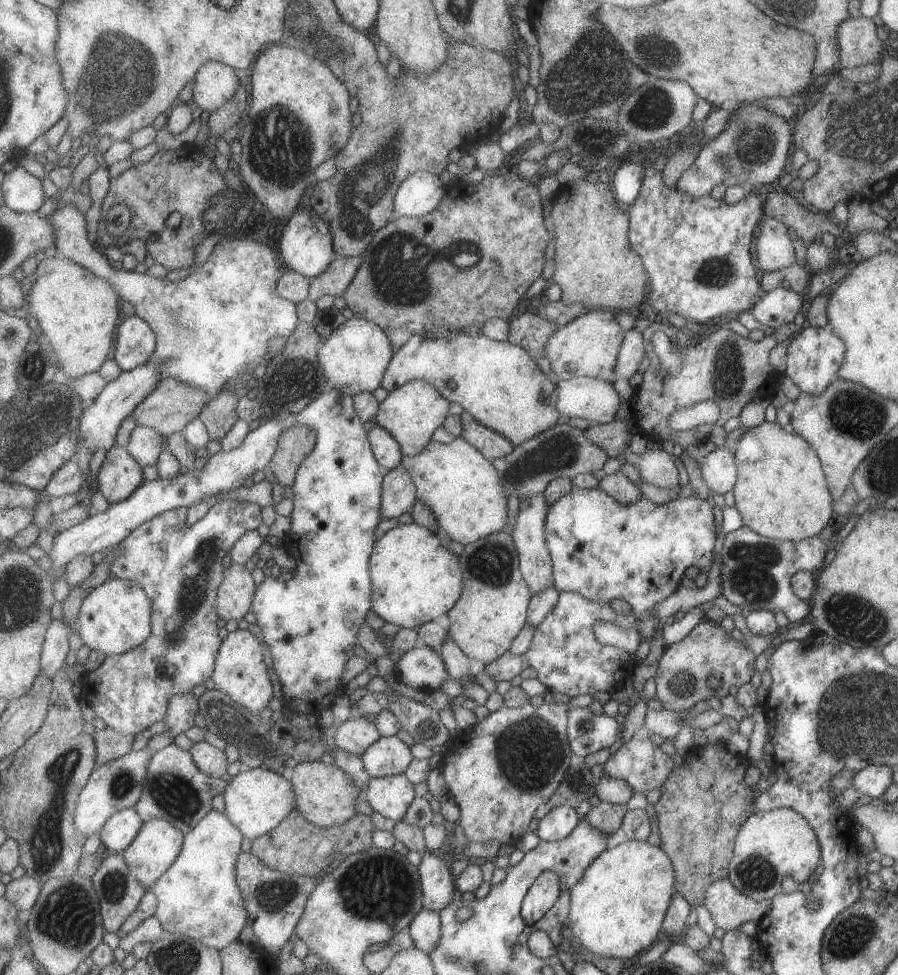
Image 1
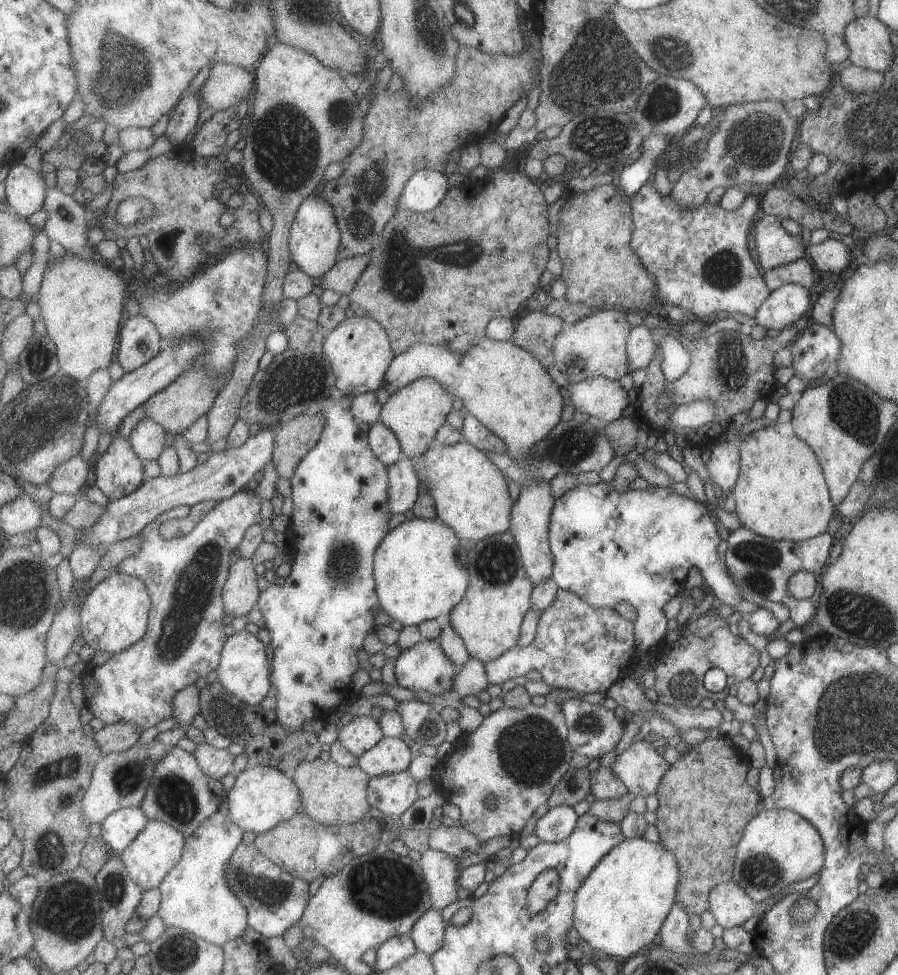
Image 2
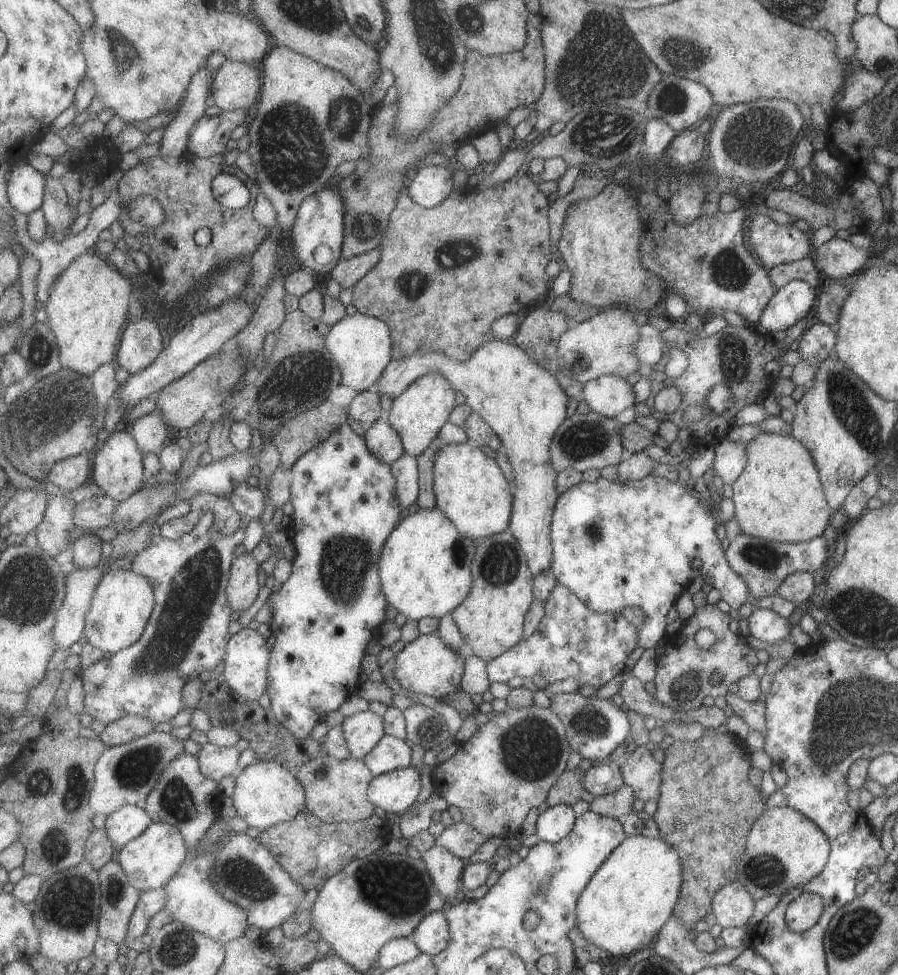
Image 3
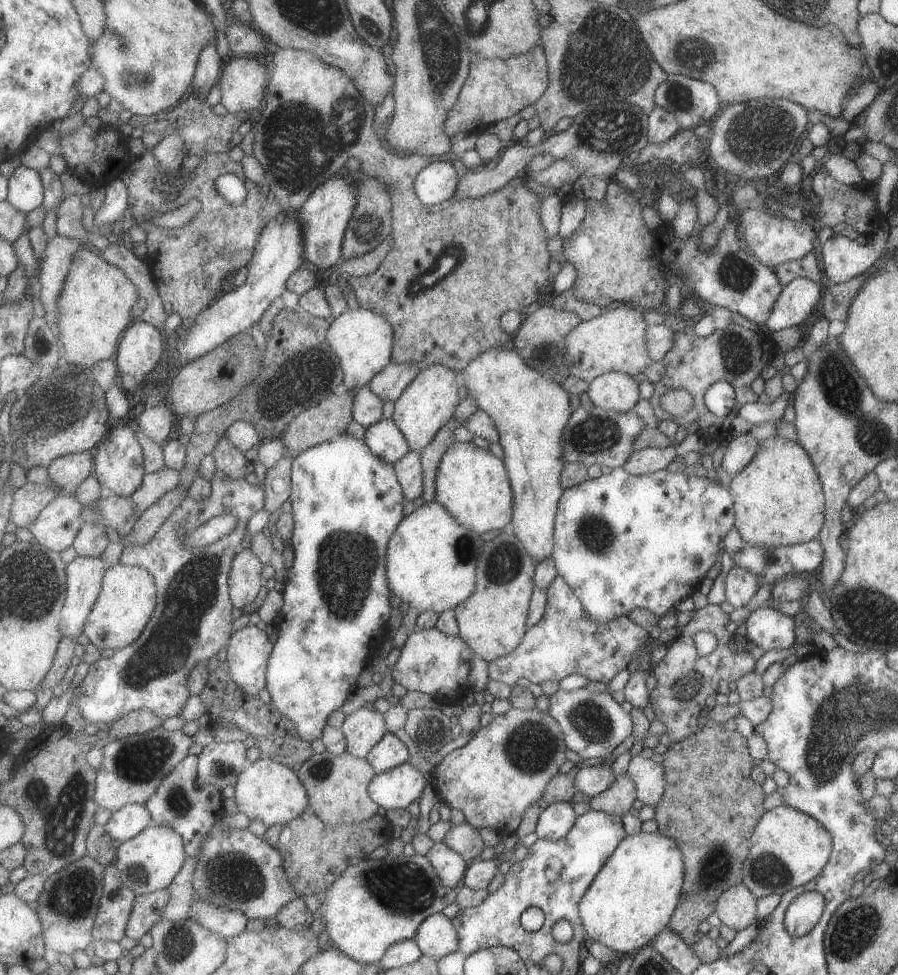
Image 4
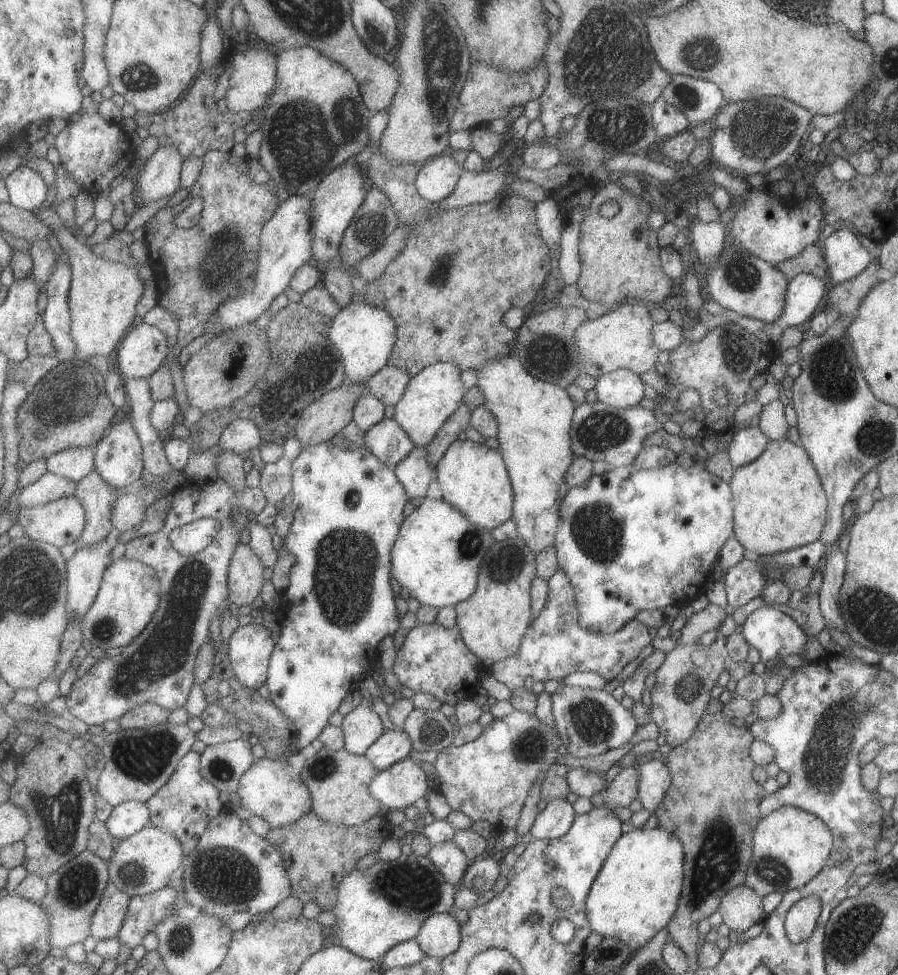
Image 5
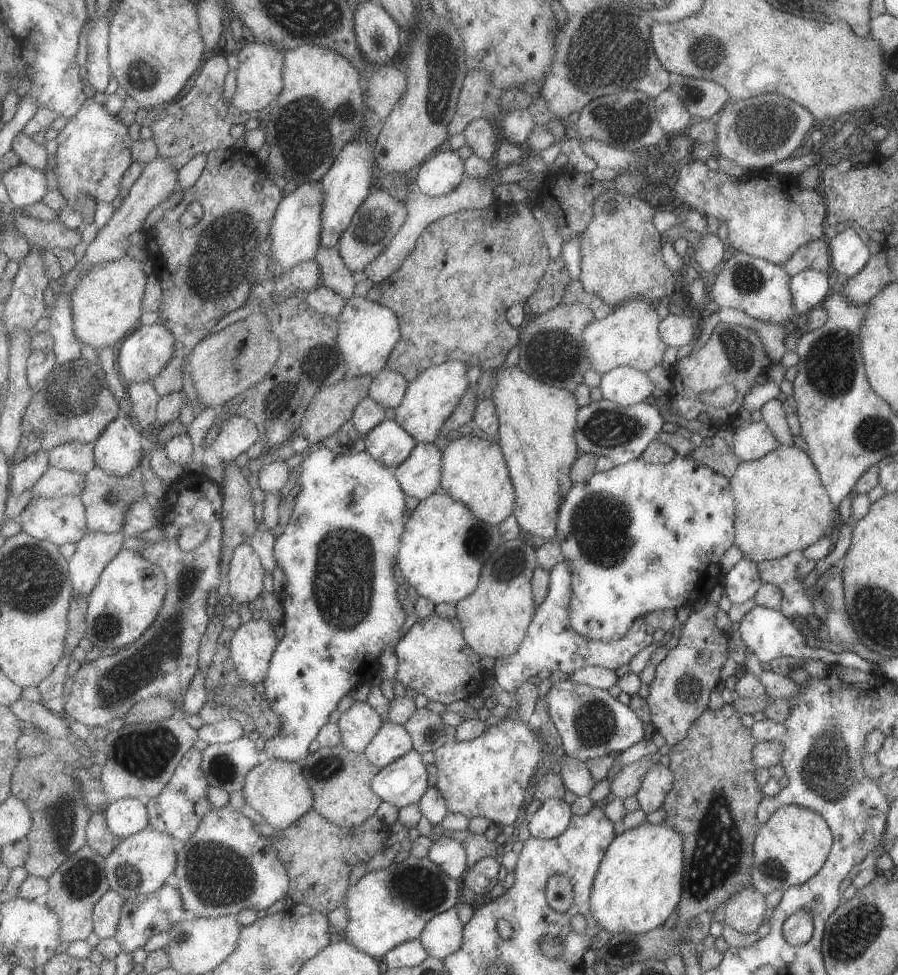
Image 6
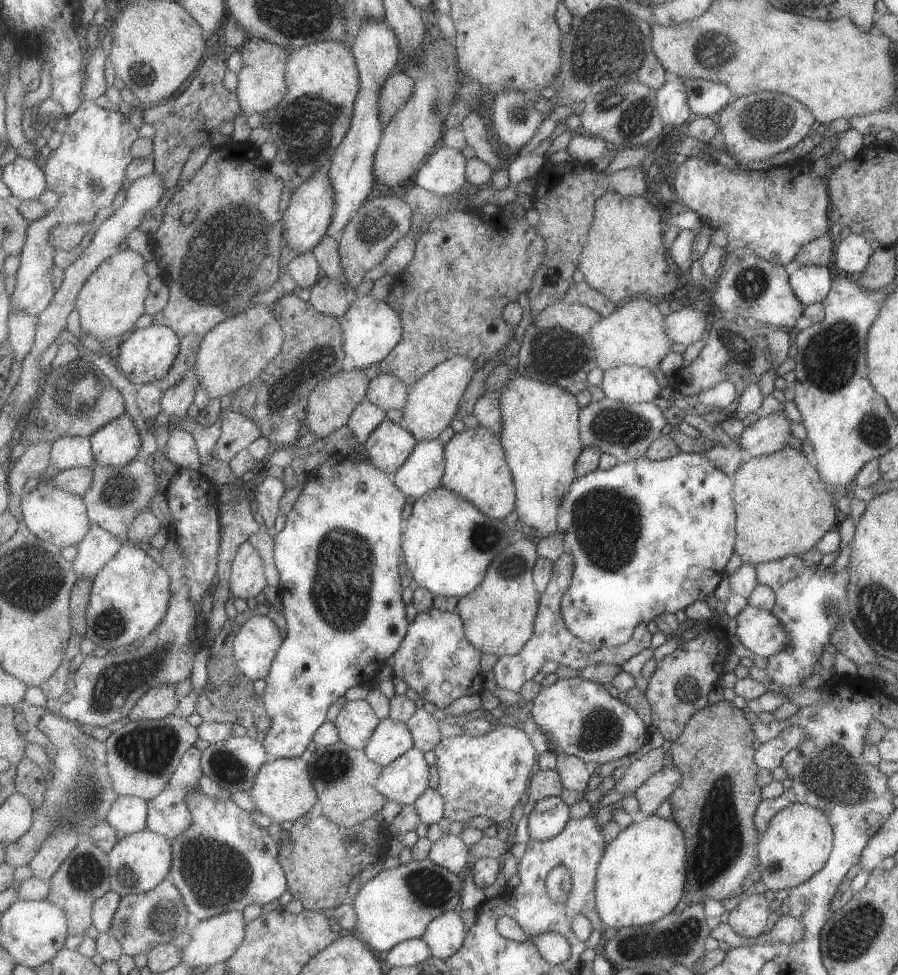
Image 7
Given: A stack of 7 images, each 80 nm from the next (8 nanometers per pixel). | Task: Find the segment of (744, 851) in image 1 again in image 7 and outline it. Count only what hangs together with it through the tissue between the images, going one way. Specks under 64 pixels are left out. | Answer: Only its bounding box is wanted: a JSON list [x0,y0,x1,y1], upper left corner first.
[757,803,833,891]

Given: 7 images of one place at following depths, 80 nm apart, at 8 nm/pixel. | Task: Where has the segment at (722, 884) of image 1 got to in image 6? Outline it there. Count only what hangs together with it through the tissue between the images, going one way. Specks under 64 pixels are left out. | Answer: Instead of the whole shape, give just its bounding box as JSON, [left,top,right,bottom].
[723,887,767,934]

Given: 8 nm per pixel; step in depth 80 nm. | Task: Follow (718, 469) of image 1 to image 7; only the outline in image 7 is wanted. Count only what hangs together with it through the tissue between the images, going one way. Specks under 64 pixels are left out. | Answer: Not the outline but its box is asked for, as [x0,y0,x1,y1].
[736,408,790,457]

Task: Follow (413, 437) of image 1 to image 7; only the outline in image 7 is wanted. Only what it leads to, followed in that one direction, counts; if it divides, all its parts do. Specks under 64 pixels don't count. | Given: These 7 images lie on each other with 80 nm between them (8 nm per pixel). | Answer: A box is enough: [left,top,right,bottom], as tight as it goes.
[403,355,475,441]

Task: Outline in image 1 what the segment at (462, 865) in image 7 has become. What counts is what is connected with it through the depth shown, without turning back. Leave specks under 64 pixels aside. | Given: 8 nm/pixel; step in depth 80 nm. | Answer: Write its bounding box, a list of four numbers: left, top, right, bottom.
[420,851,456,911]

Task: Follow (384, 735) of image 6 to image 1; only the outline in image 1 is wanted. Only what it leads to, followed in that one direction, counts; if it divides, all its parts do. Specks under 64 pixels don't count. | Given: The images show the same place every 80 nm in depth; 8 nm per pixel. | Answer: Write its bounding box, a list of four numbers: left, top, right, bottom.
[362,736,414,777]

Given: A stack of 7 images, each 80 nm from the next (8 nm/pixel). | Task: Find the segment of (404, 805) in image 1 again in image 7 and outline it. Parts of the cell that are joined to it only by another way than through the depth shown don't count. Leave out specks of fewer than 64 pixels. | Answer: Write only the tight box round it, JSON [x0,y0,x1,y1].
[376,747,431,806]

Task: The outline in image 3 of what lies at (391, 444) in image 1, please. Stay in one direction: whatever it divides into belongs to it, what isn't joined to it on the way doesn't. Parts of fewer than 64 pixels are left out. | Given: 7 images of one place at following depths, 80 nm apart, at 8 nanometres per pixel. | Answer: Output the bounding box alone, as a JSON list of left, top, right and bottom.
[364,416,406,463]

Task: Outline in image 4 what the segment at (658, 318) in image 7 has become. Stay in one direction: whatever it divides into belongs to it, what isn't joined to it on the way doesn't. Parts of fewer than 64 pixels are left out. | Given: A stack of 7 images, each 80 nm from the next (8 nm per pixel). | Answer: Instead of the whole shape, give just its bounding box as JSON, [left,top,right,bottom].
[566,306,651,382]

